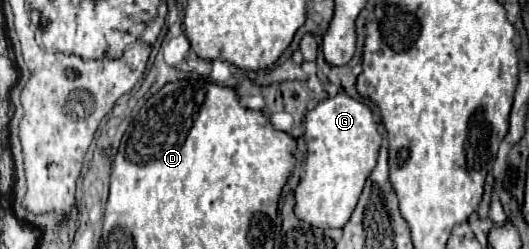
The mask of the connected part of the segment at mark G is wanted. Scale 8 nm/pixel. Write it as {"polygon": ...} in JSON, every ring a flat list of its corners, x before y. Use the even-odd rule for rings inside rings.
{"polygon":[[338,93,334,97,328,97,324,101,320,101,316,107,312,107,306,113,306,159,304,159,304,177,300,179,298,187,296,187,296,205,294,205,294,213,298,219,326,229,326,227,344,227,358,203,358,197,362,193,362,187,370,175,370,171,376,167,376,159,378,159,378,149,382,145,382,135,376,131,376,121,372,117,372,111,352,99,346,93]]}

